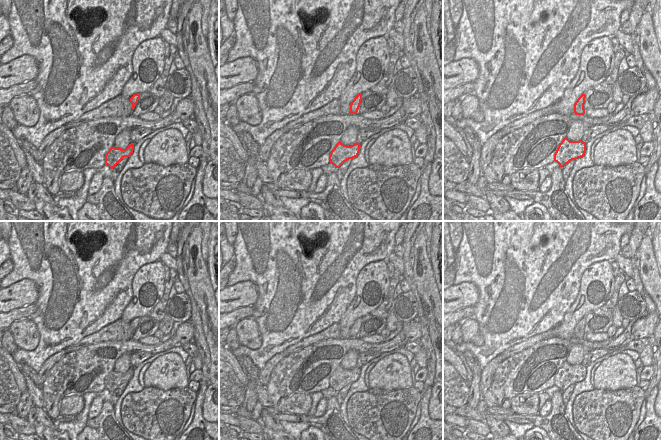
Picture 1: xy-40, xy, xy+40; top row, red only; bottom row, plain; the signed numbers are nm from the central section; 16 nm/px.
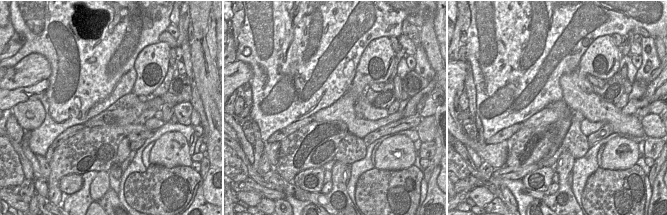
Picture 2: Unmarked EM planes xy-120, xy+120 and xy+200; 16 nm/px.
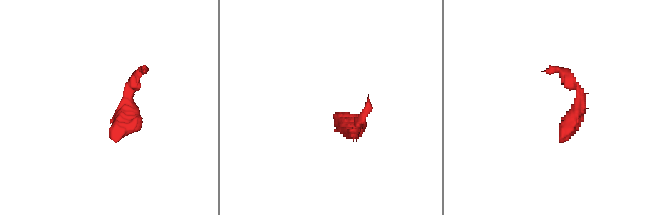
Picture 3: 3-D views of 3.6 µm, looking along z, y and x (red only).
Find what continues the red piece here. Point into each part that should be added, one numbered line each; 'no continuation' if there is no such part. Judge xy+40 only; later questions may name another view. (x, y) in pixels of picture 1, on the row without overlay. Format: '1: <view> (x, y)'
no continuation

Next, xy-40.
no continuation

